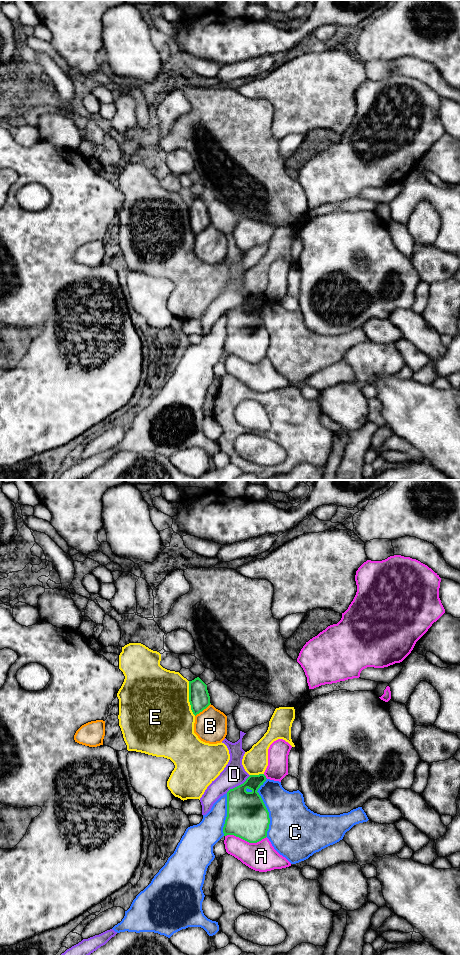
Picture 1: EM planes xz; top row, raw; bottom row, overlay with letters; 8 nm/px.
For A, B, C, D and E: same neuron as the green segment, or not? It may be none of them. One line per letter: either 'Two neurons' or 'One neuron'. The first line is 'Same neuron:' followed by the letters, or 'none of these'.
Same neuron: B
A: Two neurons
B: One neuron
C: Two neurons
D: Two neurons
E: Two neurons

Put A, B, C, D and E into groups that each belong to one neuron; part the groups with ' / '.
A / B / C / D / E

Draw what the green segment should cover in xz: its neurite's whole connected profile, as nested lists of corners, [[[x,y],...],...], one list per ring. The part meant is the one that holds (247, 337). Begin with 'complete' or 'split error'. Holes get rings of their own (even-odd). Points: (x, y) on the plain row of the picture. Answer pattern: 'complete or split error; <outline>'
complete; [[[264,294],[250,295],[243,304],[227,312],[224,356],[234,355],[249,363],[267,357],[269,332],[257,312],[266,299]]]

